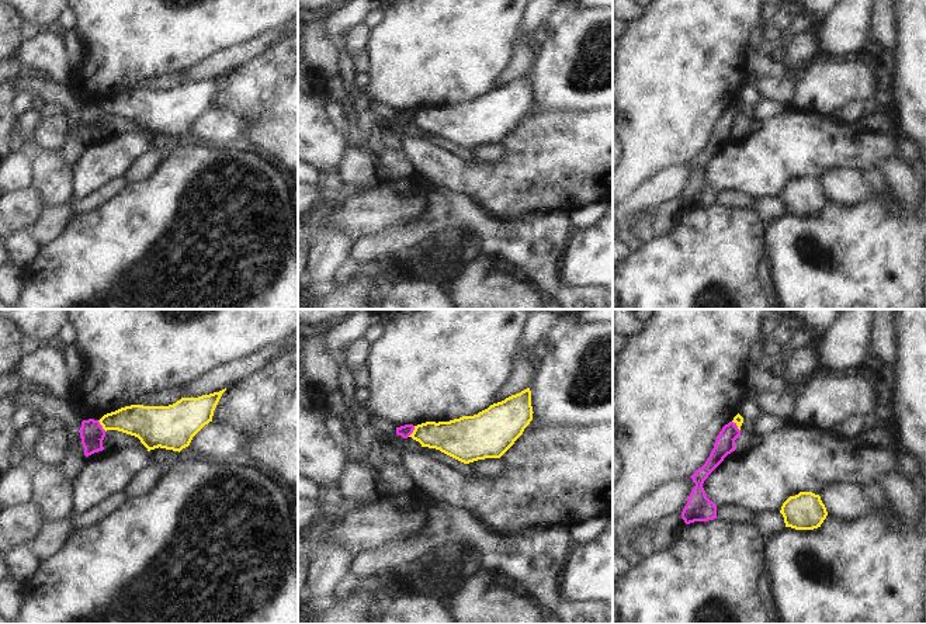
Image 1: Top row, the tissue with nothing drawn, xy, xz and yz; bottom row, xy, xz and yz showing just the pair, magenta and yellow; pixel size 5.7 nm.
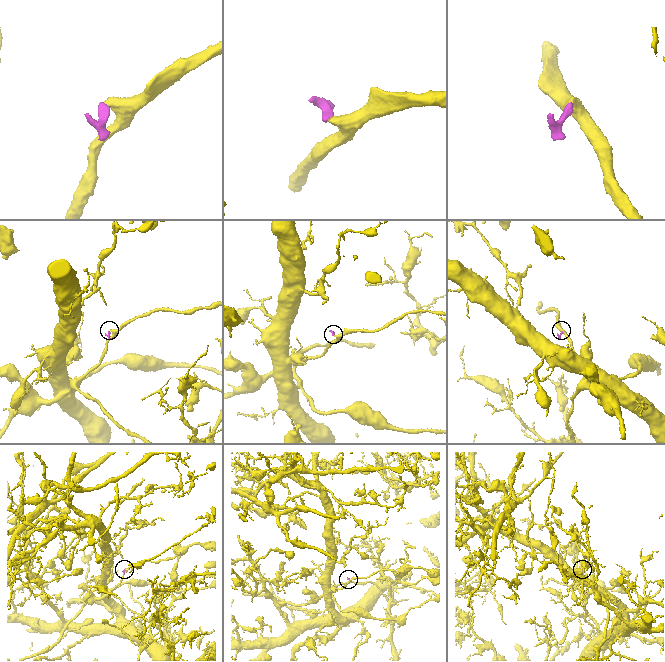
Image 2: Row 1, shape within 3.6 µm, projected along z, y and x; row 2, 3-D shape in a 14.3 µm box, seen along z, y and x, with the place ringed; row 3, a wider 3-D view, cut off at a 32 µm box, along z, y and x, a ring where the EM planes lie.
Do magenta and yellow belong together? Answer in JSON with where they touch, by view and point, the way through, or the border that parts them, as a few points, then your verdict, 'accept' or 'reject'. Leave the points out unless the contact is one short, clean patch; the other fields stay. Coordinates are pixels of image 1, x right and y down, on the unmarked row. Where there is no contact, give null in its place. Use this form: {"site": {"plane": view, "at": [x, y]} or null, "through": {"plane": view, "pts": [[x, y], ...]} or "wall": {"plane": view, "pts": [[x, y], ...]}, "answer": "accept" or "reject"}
{"site": {"plane": "xy", "at": [101, 111]}, "wall": {"plane": "xy", "pts": [[97, 106], [106, 115]]}, "answer": "reject"}

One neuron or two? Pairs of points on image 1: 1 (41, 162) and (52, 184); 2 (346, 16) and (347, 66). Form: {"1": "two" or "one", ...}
{"1": "one", "2": "one"}

